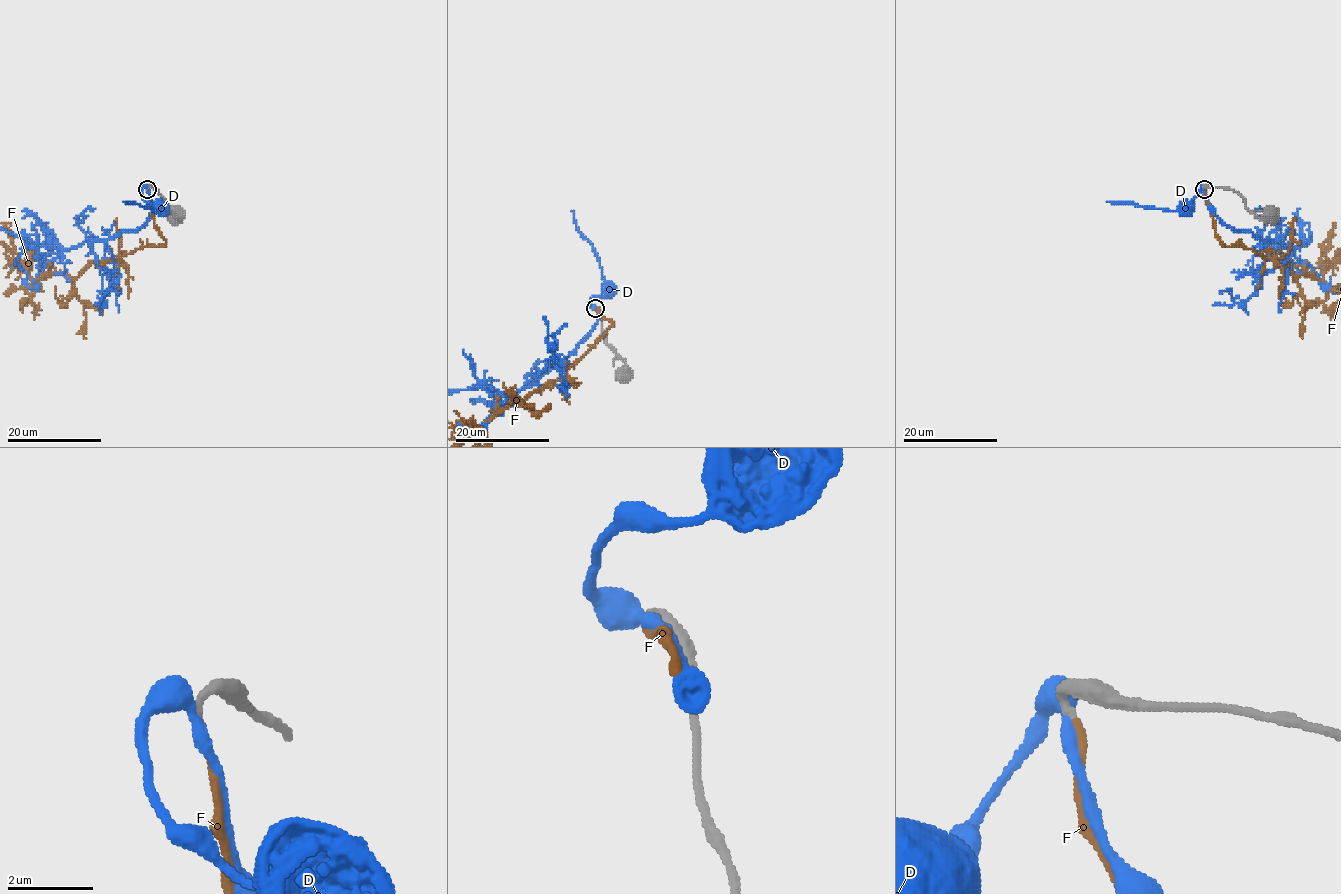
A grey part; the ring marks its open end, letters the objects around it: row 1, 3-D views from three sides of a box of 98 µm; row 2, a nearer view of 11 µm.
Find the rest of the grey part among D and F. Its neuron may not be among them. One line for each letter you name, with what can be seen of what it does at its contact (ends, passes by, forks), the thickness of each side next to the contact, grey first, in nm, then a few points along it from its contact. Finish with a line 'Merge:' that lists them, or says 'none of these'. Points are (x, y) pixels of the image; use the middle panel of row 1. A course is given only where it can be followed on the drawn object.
F: it ends | 220/190 nm
Merge: F

